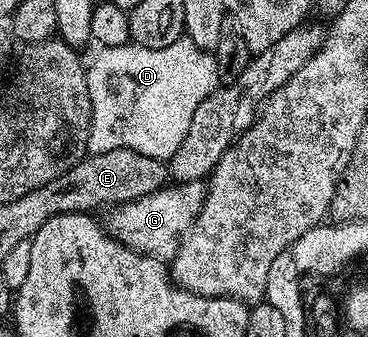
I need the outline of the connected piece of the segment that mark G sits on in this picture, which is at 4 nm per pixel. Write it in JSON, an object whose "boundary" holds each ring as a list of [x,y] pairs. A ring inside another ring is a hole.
{"boundary":[[[204,180],[169,183],[154,190],[154,194],[134,198],[134,202],[115,205],[107,213],[109,214],[108,220],[106,219],[108,233],[130,250],[153,256],[155,260],[171,261],[180,248],[181,240],[188,235],[192,225],[195,224],[207,193],[208,186]]]}

